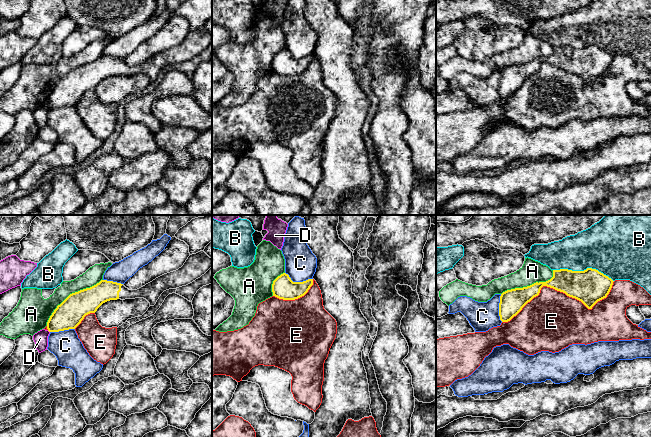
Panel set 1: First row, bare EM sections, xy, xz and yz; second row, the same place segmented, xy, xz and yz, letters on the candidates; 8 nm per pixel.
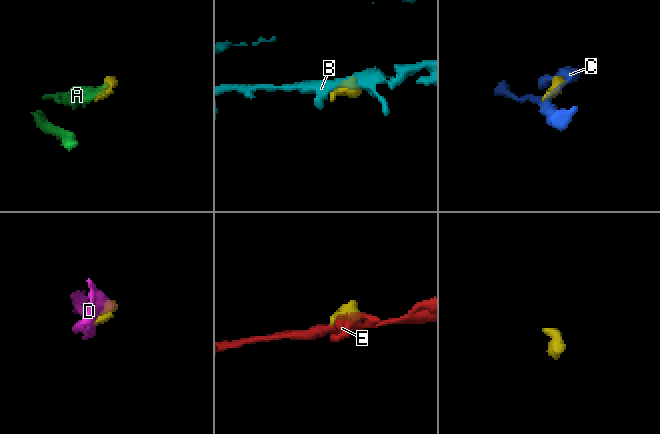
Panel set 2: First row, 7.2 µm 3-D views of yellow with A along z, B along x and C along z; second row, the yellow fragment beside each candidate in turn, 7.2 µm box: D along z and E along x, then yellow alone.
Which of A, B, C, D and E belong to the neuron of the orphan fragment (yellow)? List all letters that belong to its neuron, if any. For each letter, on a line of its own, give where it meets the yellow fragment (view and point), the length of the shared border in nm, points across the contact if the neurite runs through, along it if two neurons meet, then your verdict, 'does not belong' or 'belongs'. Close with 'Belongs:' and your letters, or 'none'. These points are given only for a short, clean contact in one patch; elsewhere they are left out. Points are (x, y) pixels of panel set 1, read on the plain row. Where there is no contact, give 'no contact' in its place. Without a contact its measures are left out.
A: xy (70, 70) | 600 nm | does not belong
B: yz (584, 46) | 500 nm | does not belong
C: xz (298, 58) | 240 nm | does not belong
D: no contact | does not belong
E: yz (560, 67) | 950 nm | does not belong
Belongs: none

